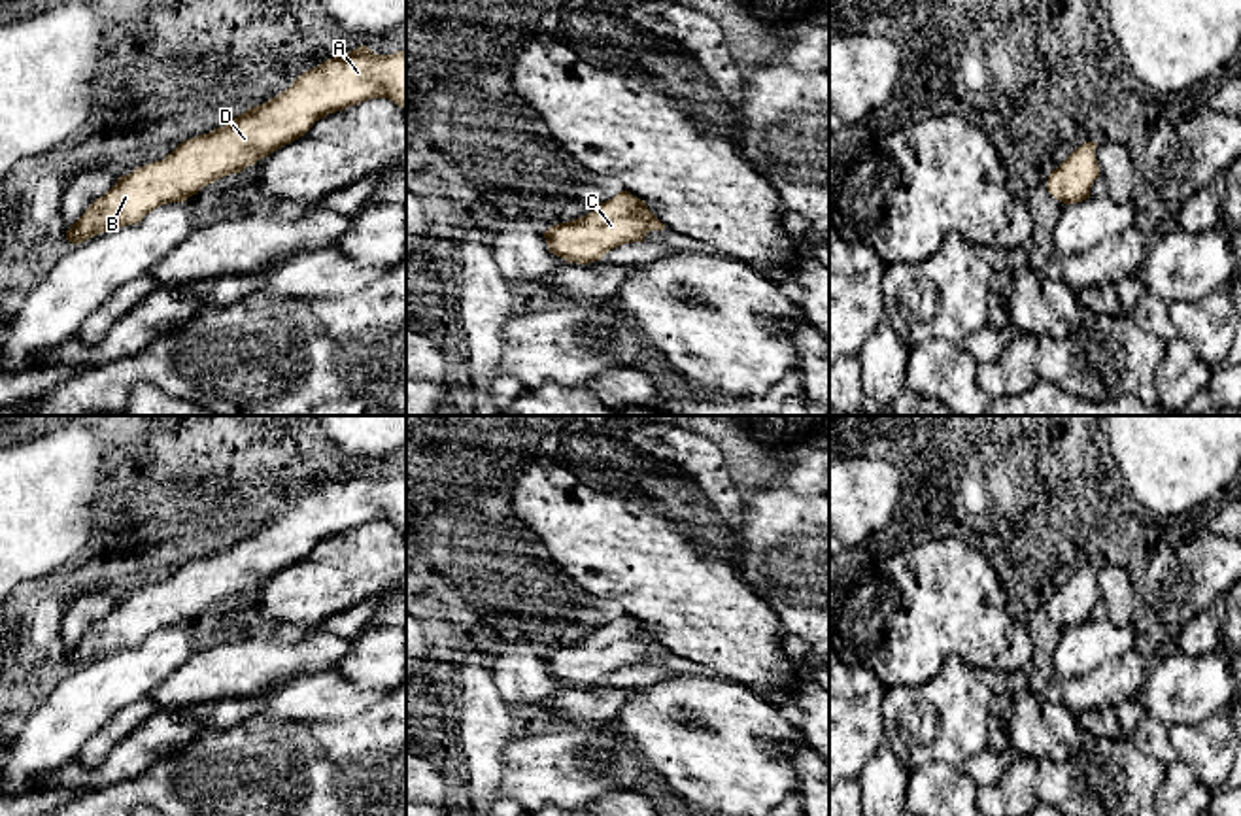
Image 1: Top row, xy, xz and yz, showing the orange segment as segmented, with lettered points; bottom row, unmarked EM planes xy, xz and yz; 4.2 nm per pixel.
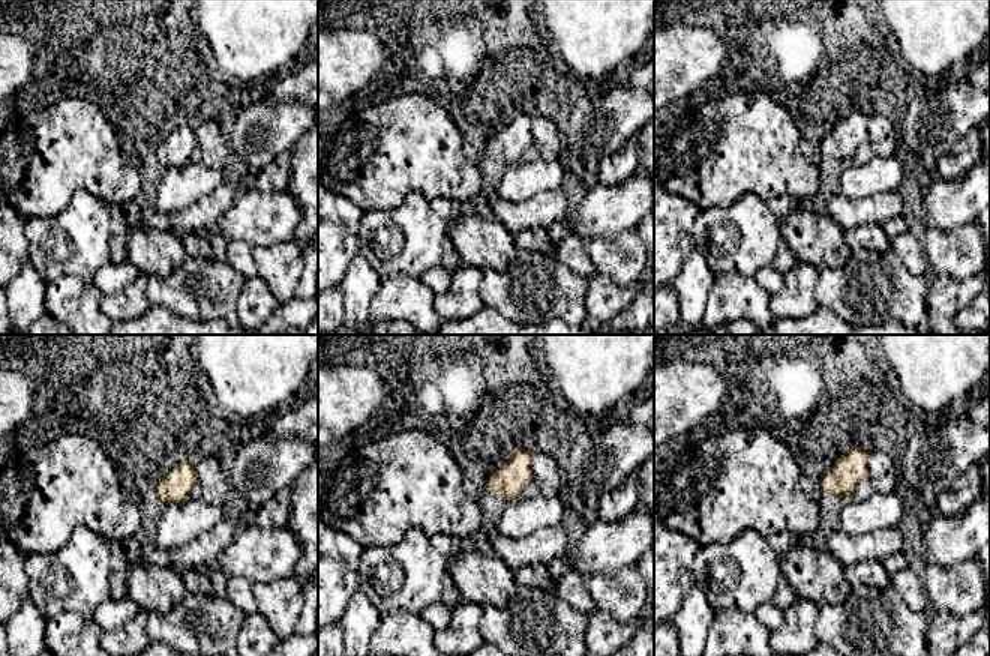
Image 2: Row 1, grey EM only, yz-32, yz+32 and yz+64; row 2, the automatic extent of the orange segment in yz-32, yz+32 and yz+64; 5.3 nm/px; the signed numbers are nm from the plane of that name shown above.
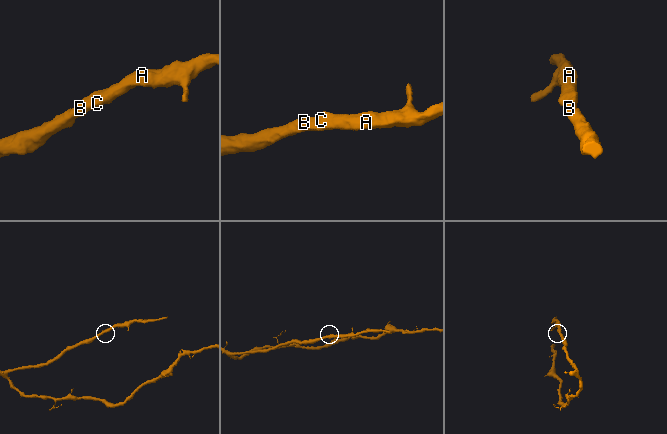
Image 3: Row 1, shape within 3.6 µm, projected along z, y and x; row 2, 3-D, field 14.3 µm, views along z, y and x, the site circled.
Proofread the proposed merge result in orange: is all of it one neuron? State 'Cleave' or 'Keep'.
Keep

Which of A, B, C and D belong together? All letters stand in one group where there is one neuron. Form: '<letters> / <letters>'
A B C D

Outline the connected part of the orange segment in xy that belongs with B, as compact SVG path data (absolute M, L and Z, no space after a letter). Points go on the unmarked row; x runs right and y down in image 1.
M361 468L348 478L327 482L229 548L189 561L162 584L121 599L66 654L66 663L76 669L100 655L136 648L162 627L185 625L202 610L298 563L329 536L370 521L389 521L406 531L406 474L376 478Z

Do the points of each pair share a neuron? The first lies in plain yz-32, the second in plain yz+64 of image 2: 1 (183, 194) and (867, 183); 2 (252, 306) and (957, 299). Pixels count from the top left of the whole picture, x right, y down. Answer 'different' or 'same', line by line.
1: same
2: same

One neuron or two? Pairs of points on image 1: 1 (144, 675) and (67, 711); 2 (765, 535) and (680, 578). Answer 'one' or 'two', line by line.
1: one
2: two

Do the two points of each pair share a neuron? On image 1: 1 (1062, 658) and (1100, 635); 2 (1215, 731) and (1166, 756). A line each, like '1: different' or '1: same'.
1: same
2: different

